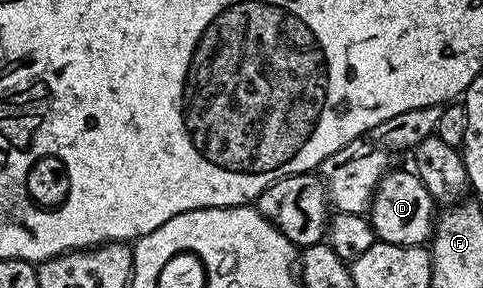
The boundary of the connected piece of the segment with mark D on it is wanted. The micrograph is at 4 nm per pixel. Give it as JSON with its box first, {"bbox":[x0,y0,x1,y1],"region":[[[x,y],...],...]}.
{"bbox":[369,170,437,248],"region":[[[391,170],[377,186],[371,200],[369,219],[376,237],[382,243],[417,248],[426,245],[434,233],[437,205],[429,190],[425,190],[425,182],[421,182],[421,178],[414,171]]]}

